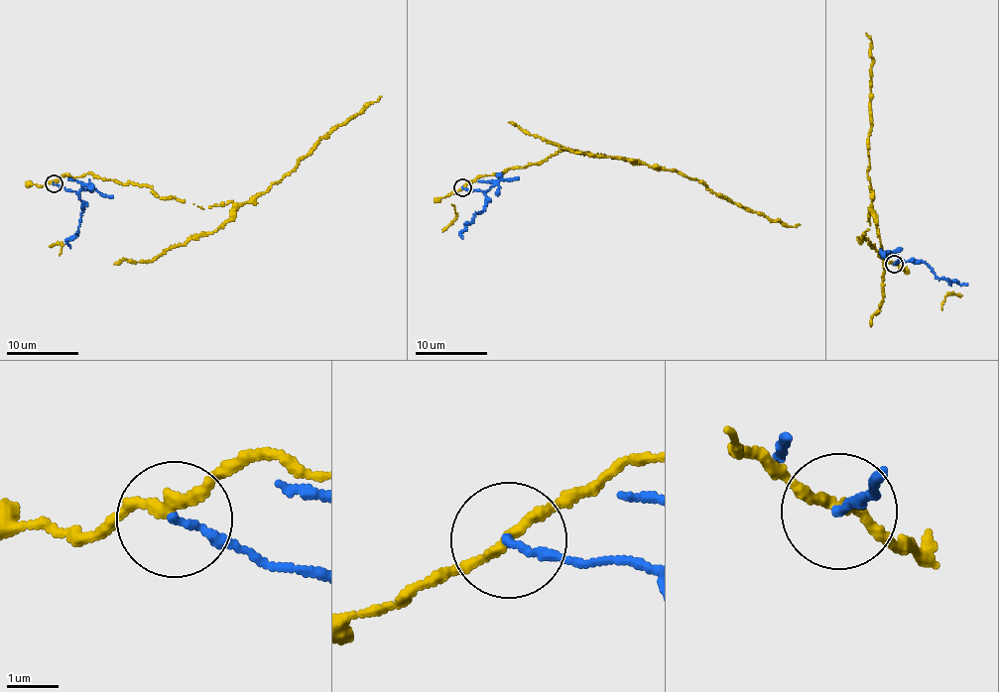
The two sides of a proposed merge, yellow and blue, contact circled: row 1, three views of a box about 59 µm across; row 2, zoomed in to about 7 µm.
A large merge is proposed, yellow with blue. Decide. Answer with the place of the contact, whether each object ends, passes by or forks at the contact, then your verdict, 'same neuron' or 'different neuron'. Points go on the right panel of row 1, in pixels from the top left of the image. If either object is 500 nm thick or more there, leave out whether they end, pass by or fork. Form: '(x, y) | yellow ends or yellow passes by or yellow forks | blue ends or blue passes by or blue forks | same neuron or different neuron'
(894, 264) | yellow passes by | blue ends | different neuron

